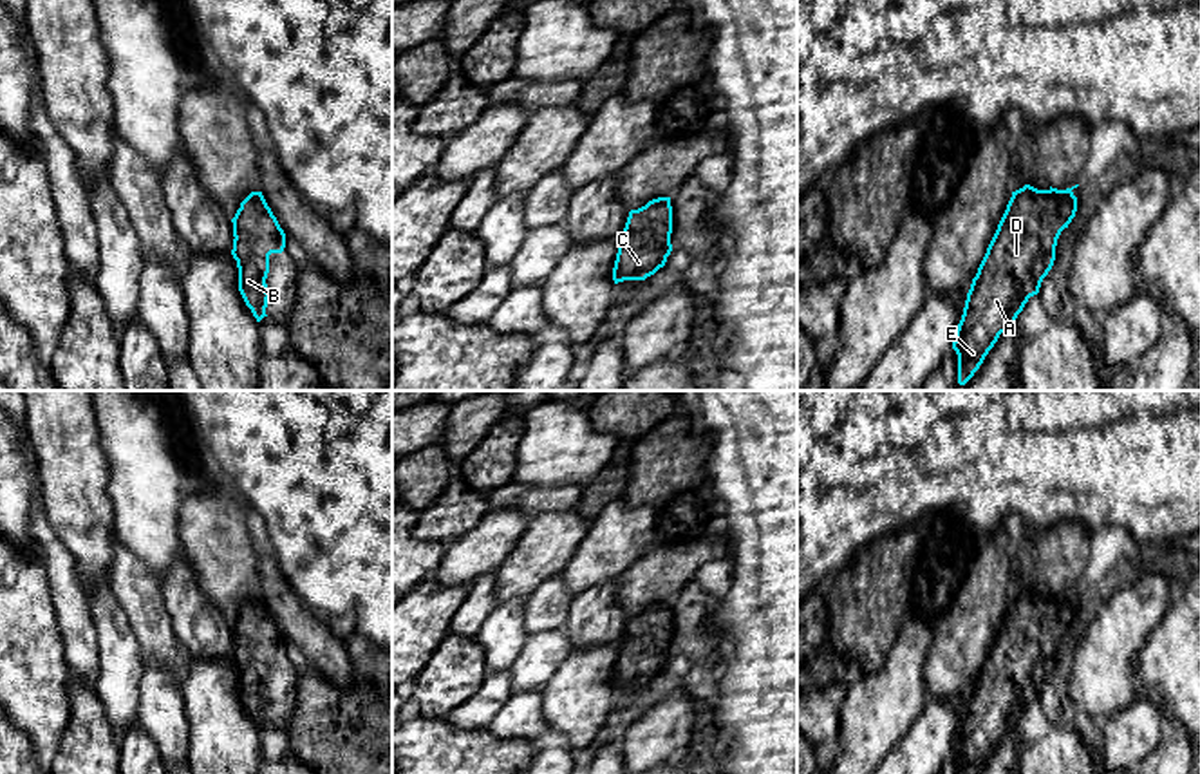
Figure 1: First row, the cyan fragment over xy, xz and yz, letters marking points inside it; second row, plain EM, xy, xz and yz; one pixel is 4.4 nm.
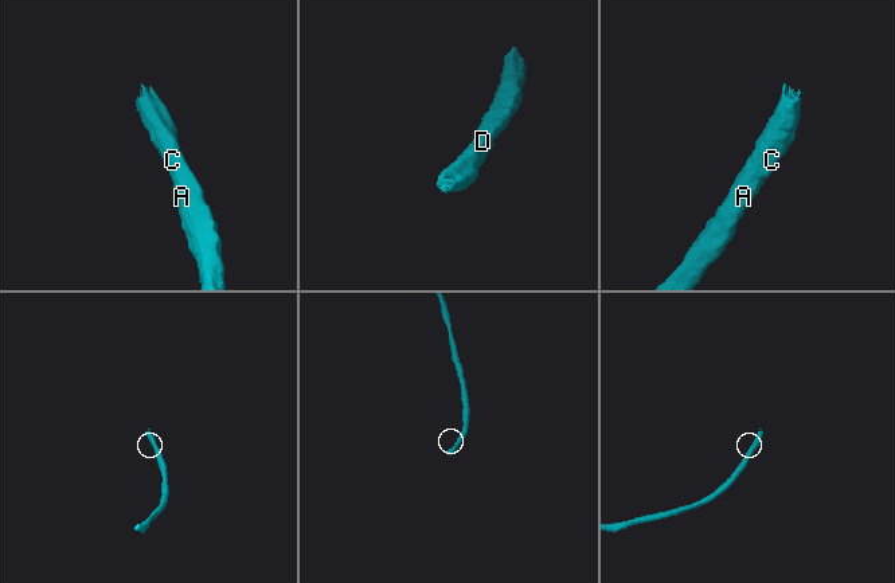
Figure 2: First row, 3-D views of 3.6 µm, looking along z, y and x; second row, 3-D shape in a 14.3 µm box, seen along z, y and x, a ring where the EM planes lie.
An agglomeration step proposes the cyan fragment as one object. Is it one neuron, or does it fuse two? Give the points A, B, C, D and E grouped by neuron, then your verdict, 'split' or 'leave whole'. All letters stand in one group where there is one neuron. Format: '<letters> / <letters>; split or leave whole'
A B C D E; leave whole

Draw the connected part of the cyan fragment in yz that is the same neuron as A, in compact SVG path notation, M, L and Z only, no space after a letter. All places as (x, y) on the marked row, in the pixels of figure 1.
M1073 188L1012 192L1007 210L972 278L952 349L958 354L958 383L965 385L989 351L1039 293L1054 266L1061 231L1077 212Z

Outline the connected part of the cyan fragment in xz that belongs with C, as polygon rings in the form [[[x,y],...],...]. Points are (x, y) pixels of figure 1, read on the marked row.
[[[658,197],[638,210],[631,210],[623,231],[618,235],[618,253],[613,268],[614,284],[645,280],[665,266],[672,251],[670,197]]]

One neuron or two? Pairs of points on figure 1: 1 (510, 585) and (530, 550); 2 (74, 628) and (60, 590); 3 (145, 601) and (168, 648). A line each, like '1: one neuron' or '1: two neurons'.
1: one neuron
2: one neuron
3: one neuron

